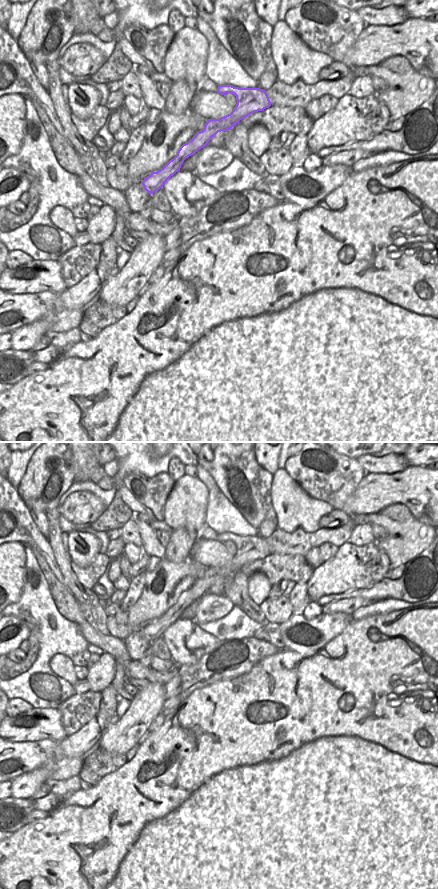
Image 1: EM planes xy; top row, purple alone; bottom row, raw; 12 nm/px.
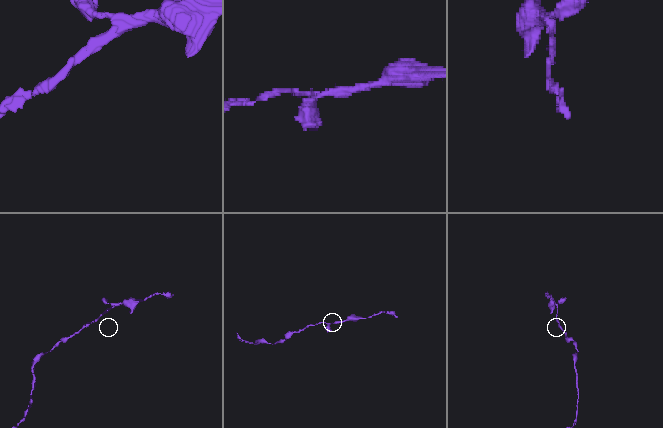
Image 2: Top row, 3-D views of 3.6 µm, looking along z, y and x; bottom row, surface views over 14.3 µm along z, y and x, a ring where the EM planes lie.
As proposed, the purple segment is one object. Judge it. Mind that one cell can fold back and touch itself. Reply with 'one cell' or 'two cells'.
one cell

